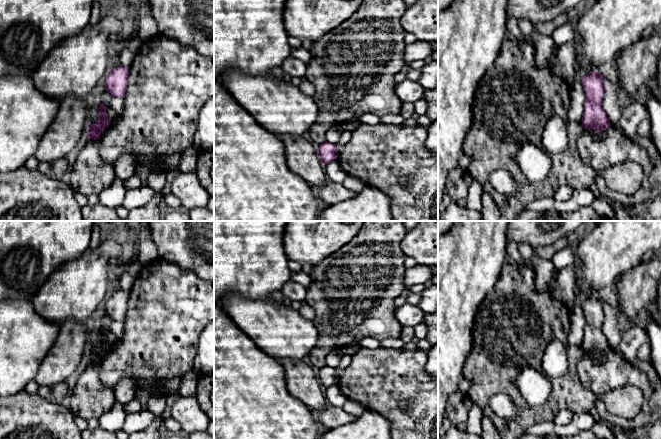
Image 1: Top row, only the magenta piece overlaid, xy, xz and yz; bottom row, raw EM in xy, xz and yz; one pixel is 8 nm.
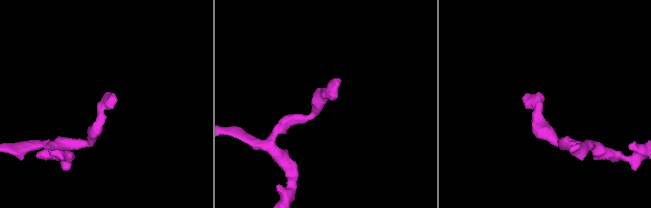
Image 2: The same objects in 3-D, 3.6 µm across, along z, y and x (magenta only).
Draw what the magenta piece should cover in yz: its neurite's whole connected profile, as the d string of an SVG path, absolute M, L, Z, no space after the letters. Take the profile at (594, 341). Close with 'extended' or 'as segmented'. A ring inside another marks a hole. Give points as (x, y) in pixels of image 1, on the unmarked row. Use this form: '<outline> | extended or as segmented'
M590 295L581 304L586 325L581 343L584 353L594 353L597 356L606 354L611 347L603 334L602 326L605 319L603 301L598 295Z | as segmented

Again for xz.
M327 365L319 369L318 378L324 390L336 383L336 374L336 369Z | as segmented

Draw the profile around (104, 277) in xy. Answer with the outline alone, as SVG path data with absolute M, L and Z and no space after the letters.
M111 236L101 239L94 250L88 248L76 260L63 264L49 276L32 299L37 315L60 326L69 319L86 323L107 294L109 287L108 262L118 260L121 253L122 245Z

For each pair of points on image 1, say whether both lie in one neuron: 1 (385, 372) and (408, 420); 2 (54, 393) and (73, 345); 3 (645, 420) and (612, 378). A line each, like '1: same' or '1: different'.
1: same
2: different
3: same

